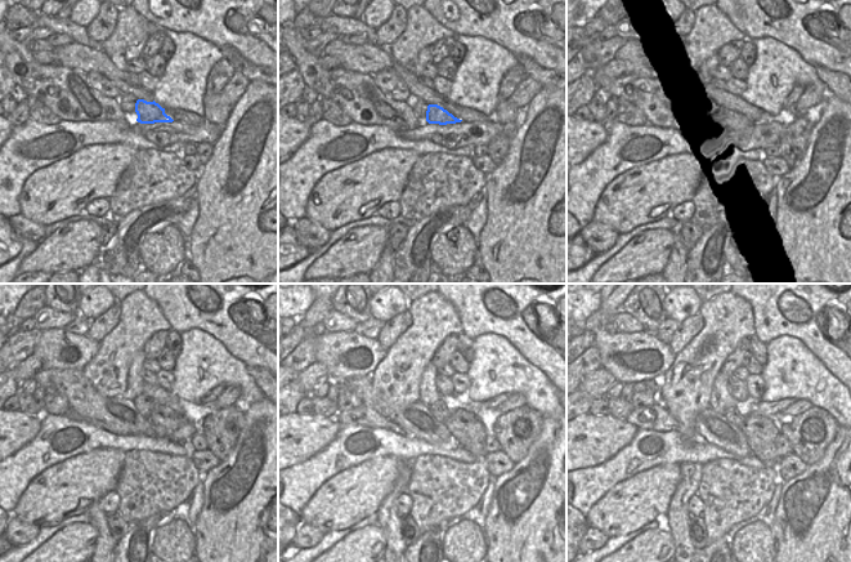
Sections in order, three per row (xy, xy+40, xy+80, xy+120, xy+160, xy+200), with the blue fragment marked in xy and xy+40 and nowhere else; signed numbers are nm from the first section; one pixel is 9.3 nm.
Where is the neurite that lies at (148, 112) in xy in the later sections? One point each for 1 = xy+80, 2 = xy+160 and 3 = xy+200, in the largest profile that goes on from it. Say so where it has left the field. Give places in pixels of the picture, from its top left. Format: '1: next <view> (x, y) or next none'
1: next xy+80 (729, 117)
2: next xy+160 (465, 426)
3: next xy+200 (761, 433)

